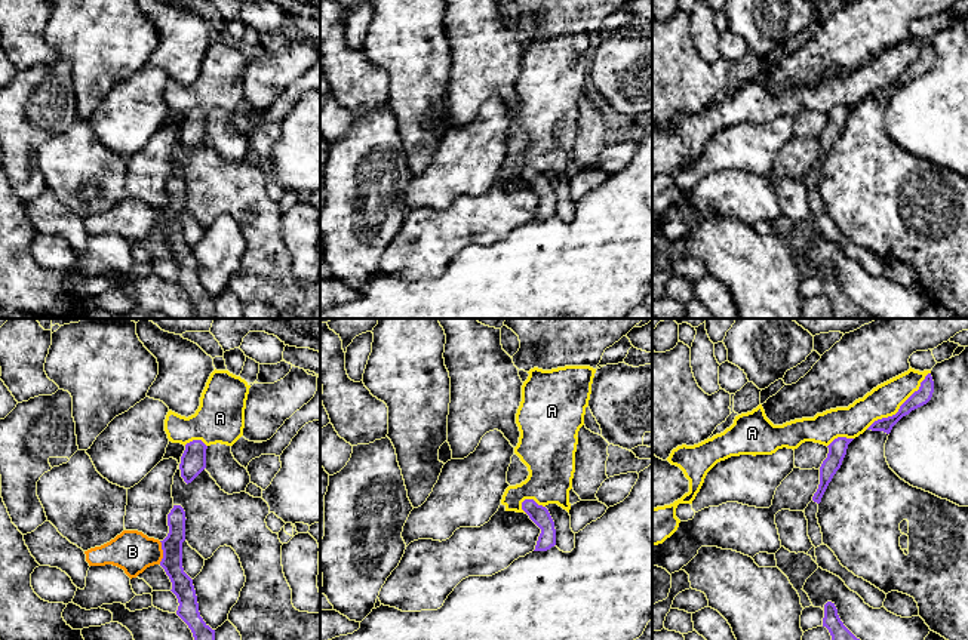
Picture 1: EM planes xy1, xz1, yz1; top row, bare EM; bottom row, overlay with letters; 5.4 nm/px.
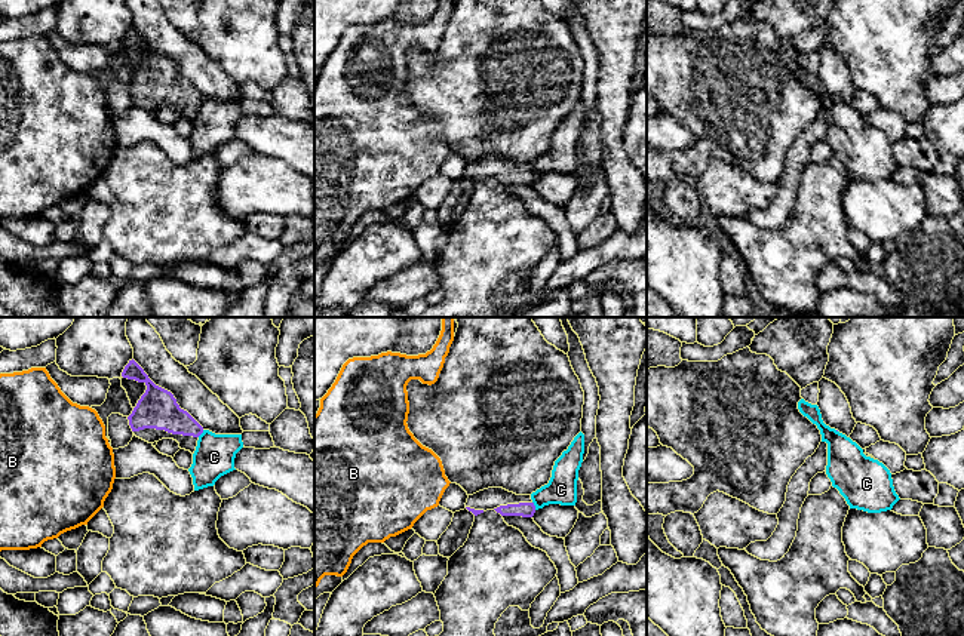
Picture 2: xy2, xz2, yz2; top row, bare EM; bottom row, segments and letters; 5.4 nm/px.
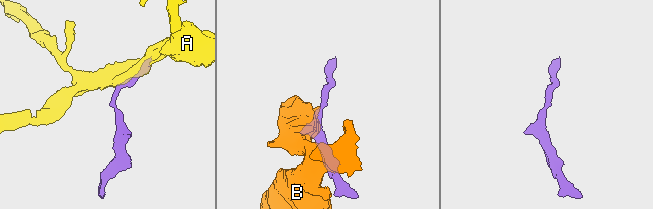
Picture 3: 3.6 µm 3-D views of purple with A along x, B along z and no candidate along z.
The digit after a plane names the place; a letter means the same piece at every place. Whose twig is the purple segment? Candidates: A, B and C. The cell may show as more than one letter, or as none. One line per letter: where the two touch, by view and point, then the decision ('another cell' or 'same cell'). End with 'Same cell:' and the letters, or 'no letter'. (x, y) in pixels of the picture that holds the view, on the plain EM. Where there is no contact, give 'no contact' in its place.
A: yz1 (900, 76) | another cell
B: xy1 (163, 221) | another cell
C: xz2 (534, 174) | another cell
Same cell: no letter

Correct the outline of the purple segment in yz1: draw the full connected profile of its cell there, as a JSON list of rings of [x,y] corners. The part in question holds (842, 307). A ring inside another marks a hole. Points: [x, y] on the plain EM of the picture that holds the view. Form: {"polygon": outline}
{"polygon": [[[832,270],[824,273],[823,295],[826,295],[832,304],[832,319],[873,319],[843,293]]]}

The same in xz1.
{"polygon": [[[525,167],[522,170],[522,178],[529,184],[529,187],[541,197],[537,213],[534,219],[547,219],[556,213],[556,197],[554,190],[548,178],[538,173],[534,167]]]}

